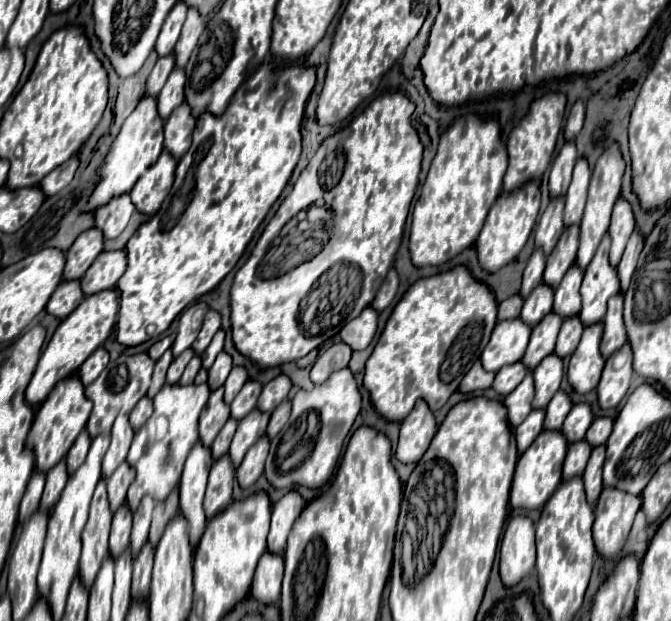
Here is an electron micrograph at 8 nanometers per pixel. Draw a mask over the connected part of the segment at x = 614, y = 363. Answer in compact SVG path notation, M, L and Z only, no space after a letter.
M626 343L622 349L618 349L604 367L600 385L598 385L598 403L602 409L614 409L620 405L624 395L630 389L632 381L632 349Z

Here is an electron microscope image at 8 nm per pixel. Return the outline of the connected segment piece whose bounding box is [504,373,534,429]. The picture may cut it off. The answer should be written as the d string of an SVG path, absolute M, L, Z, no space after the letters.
M528 373L524 377L524 381L508 397L504 397L504 407L508 409L508 421L514 429L524 421L524 415L528 415L528 411L532 411L532 405L530 405L532 397L534 397L532 373Z

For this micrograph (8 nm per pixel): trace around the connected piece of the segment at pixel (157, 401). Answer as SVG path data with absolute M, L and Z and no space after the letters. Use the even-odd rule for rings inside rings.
M164 385L160 393L154 397L154 415L148 425L144 425L140 431L136 431L128 463L136 471L136 477L128 489L128 507L134 513L140 505L144 495L150 495L156 501L164 501L180 483L180 475L184 469L184 461L190 453L190 449L200 441L198 437L198 419L202 409L208 403L210 389L208 385ZM164 417L164 419L162 419ZM158 421L166 423L166 429L158 429Z

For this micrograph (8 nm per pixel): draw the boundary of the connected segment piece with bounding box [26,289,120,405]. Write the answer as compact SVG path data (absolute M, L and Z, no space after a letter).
M100 291L96 295L86 297L78 309L74 309L56 329L54 337L50 339L48 347L42 351L42 357L38 361L38 367L34 371L34 377L26 389L26 399L30 405L40 405L52 391L52 387L56 387L56 383L60 383L60 379L66 379L68 375L74 375L80 365L108 339L108 335L114 329L116 323L116 313L120 309L118 303L118 293L116 291Z

